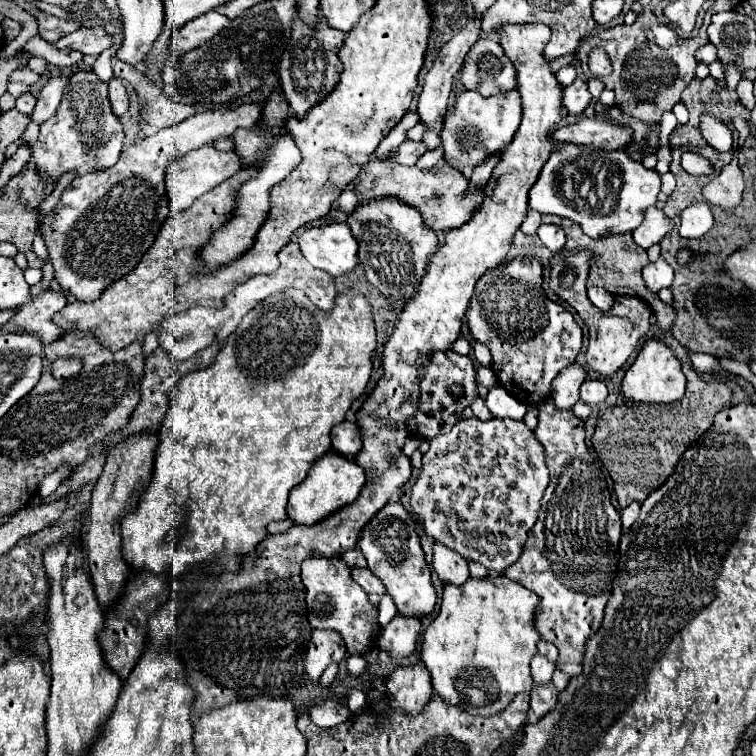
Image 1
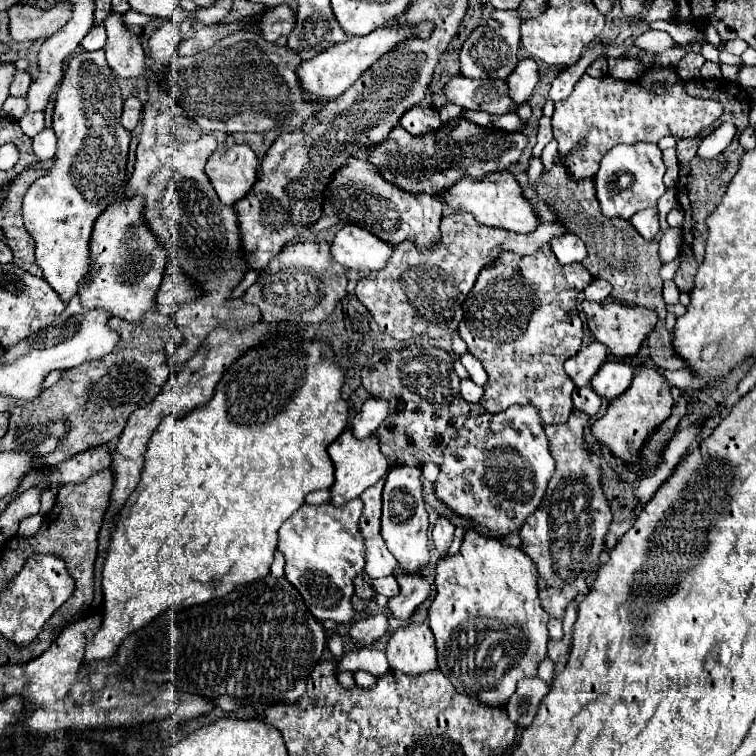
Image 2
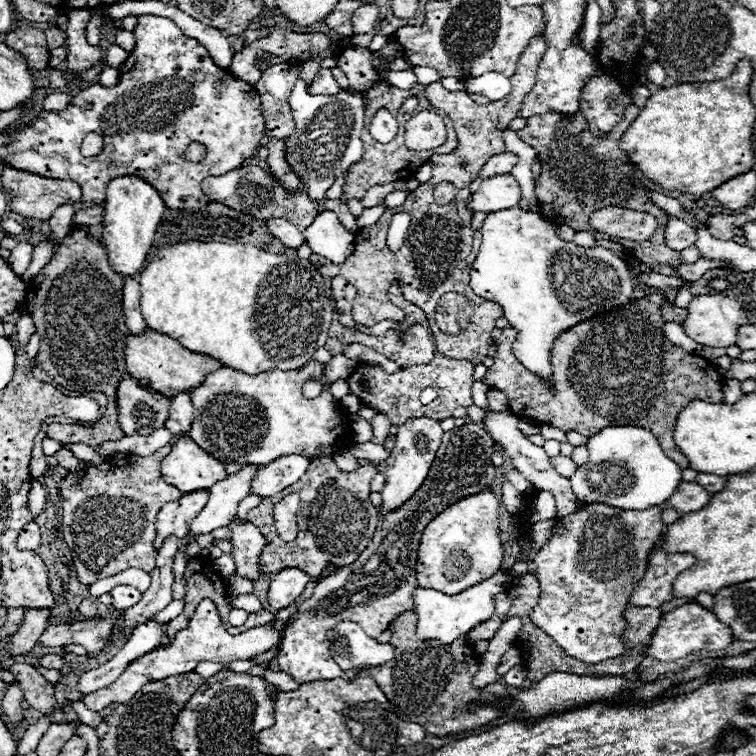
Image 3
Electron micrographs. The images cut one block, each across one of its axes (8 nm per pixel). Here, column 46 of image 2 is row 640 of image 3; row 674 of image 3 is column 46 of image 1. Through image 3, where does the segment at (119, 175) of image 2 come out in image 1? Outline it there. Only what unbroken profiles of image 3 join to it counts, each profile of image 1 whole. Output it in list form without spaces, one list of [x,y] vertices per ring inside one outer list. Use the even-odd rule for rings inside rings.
[[[82,70],[72,74],[56,114],[40,126],[38,142],[32,146],[32,160],[42,178],[58,180],[68,170],[76,170],[78,176],[82,176],[116,164],[122,152],[122,142],[124,132],[120,120],[112,114],[108,84],[100,82],[94,72]]]

